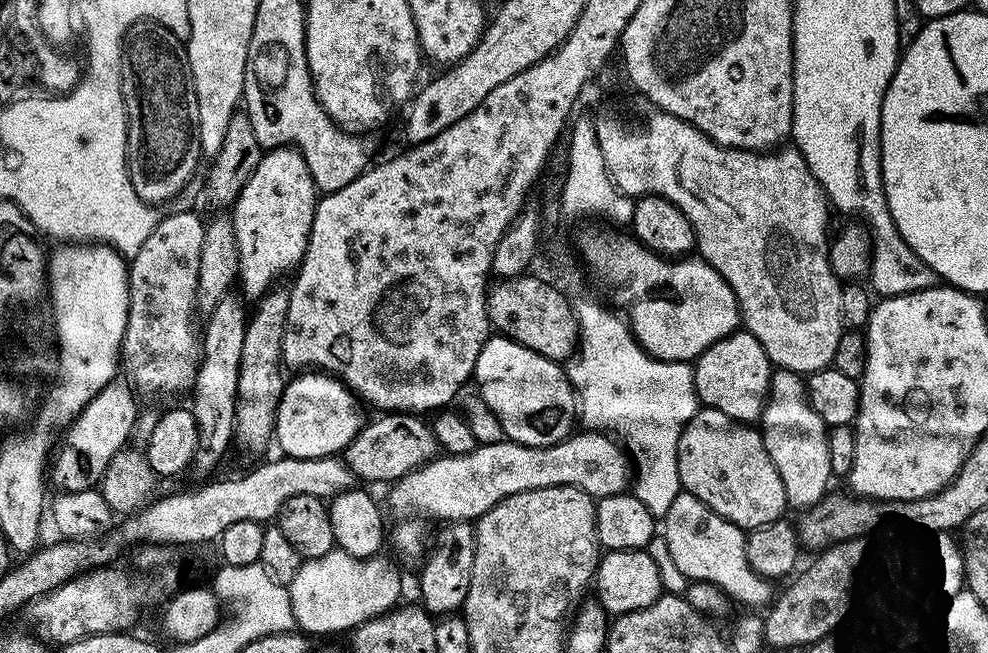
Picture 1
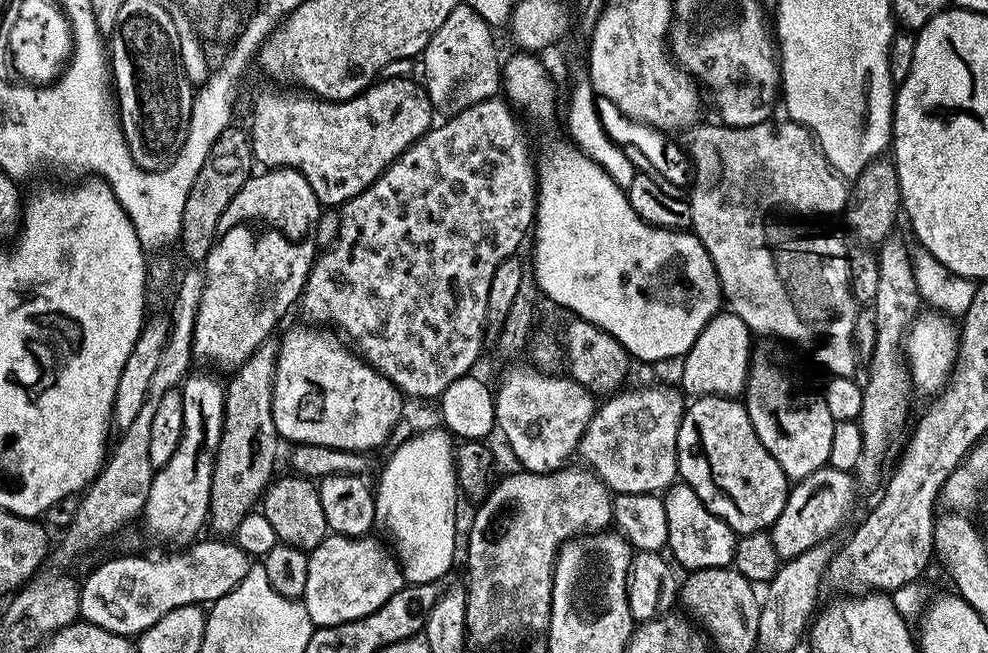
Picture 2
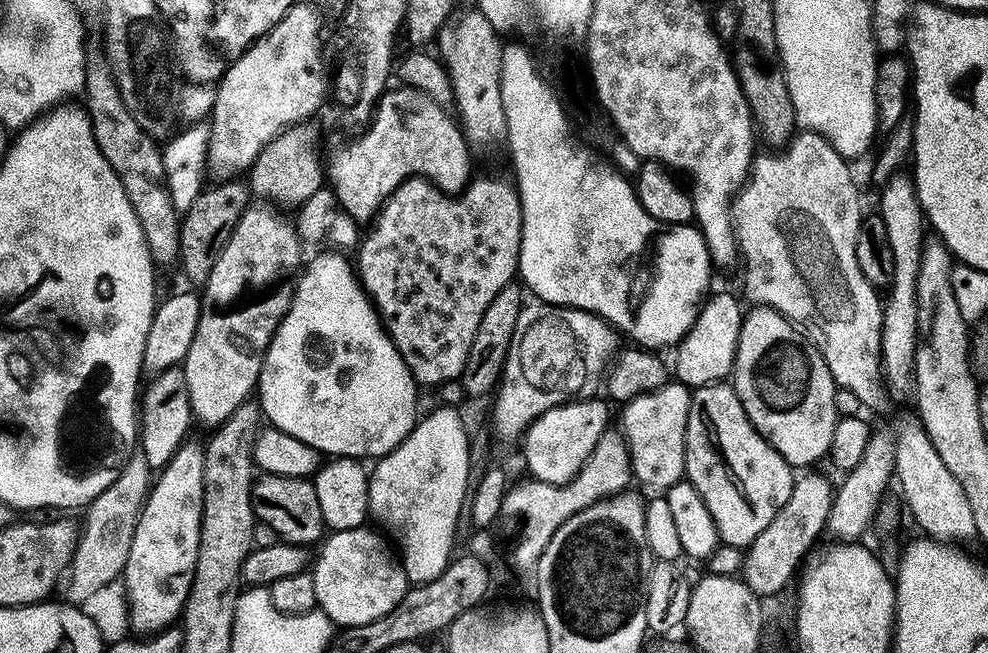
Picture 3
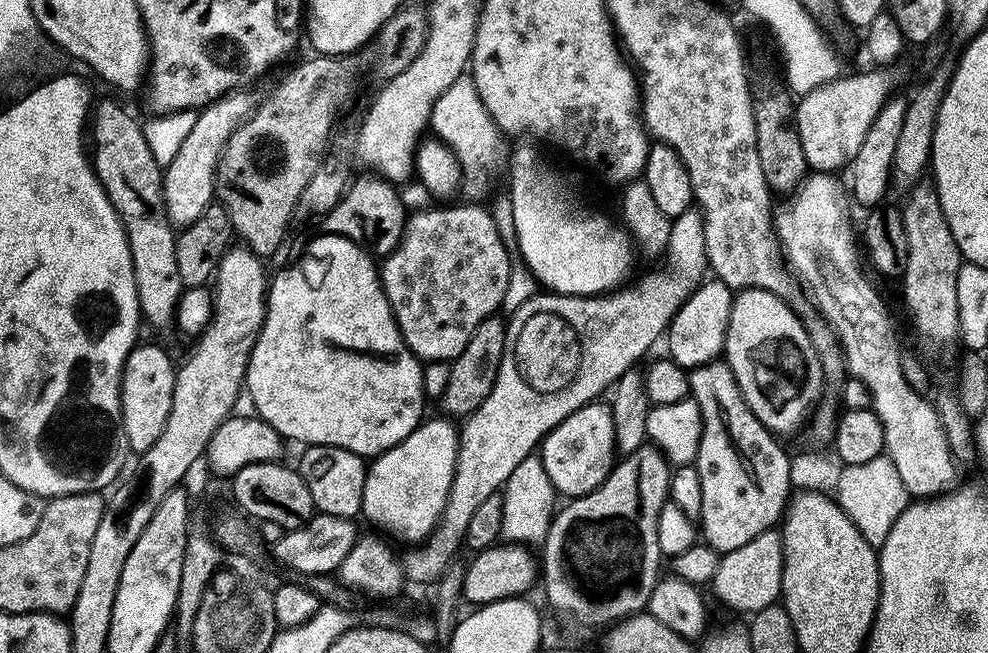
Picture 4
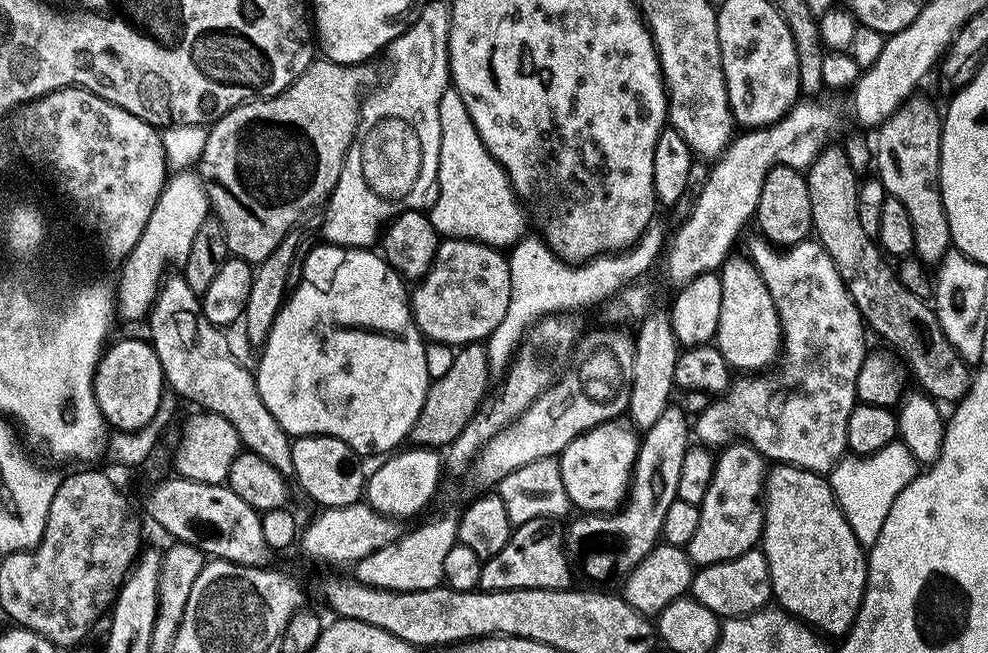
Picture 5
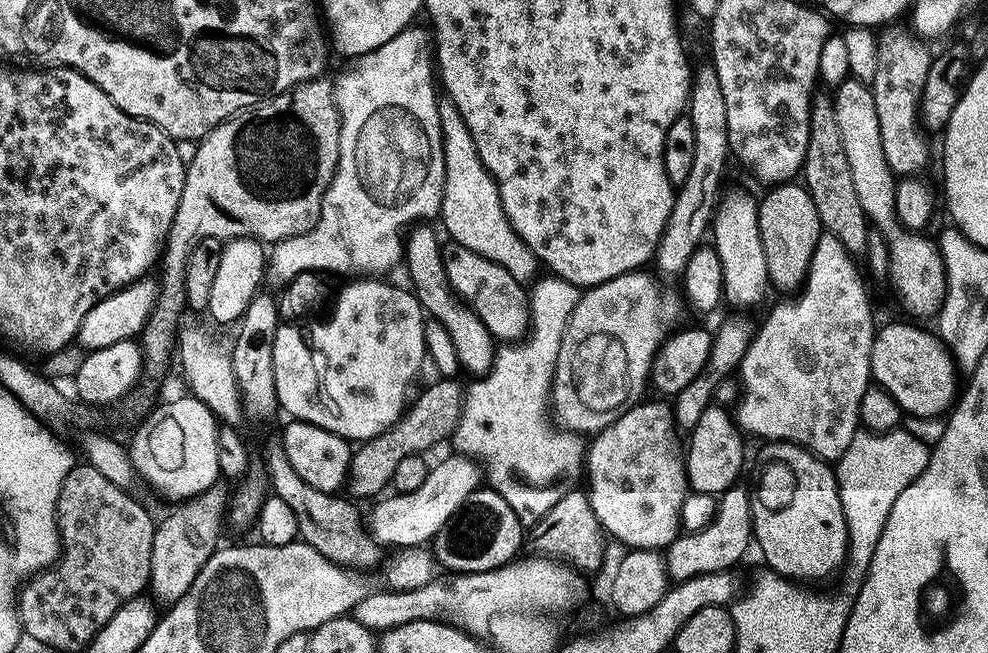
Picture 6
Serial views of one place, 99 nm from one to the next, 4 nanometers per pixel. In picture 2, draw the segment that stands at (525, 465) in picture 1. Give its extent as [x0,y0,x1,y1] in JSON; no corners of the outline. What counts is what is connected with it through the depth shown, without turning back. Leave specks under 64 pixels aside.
[578,387,686,494]

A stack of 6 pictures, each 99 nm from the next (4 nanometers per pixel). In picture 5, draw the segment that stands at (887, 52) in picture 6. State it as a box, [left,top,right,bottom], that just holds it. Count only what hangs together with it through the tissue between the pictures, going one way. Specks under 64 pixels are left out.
[874,94,952,265]

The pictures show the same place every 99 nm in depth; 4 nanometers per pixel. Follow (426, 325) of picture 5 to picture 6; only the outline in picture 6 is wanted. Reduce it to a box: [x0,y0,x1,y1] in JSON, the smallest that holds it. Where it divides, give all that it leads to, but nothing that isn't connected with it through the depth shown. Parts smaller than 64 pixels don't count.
[444,243,530,342]

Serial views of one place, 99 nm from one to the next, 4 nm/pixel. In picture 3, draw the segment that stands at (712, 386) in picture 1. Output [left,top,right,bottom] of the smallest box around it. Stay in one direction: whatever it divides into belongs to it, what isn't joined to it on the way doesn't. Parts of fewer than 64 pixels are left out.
[675,292,743,389]

